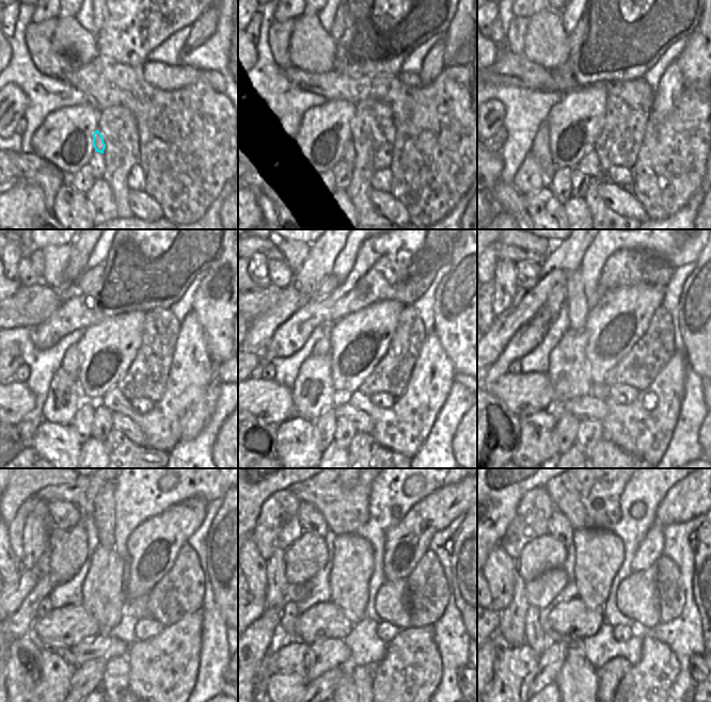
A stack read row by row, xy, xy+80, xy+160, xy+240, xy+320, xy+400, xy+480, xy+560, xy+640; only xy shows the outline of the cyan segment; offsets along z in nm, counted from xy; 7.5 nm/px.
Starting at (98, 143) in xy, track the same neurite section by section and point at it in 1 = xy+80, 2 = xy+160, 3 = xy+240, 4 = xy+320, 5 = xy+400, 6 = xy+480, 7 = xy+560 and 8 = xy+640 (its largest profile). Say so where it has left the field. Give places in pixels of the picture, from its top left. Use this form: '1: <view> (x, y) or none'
1: xy+80 (348, 156)
2: xy+160 (589, 164)
3: xy+240 (192, 369)
4: xy+320 (403, 428)
5: xy+400 (644, 428)
6: xy+480 (162, 670)
7: xy+560 (404, 681)
8: xy+640 (646, 685)

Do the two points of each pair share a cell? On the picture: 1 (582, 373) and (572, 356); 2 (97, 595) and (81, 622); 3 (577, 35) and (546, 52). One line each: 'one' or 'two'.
1: one
2: two
3: two

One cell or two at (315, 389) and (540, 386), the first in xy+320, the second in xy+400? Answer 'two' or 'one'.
two

